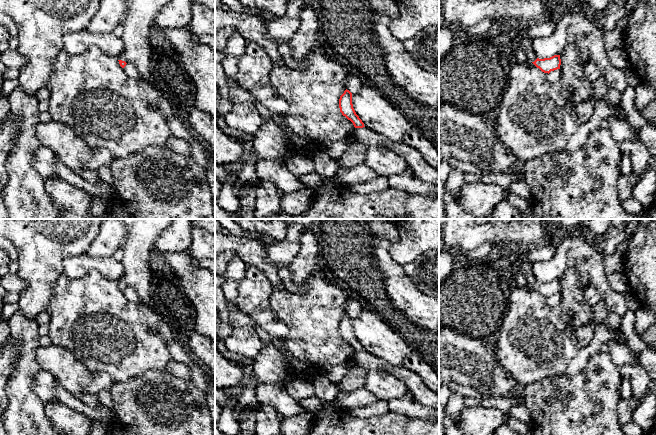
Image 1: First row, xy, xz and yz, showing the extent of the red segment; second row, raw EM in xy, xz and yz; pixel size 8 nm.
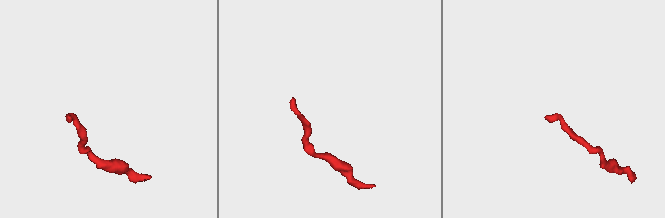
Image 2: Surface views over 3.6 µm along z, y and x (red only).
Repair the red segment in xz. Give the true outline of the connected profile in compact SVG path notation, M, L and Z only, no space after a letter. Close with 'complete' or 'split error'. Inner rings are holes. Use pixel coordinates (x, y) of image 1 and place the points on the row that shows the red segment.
M345 90L339 99L339 108L343 116L350 120L355 128L363 128L364 123L356 114L352 104L352 93L349 90Z; complete

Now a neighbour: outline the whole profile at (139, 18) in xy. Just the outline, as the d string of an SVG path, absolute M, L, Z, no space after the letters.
M124 0L126 13L123 19L123 52L126 63L133 64L139 72L140 79L154 85L153 45L150 41L151 29L154 27L154 19L160 10L170 0Z

